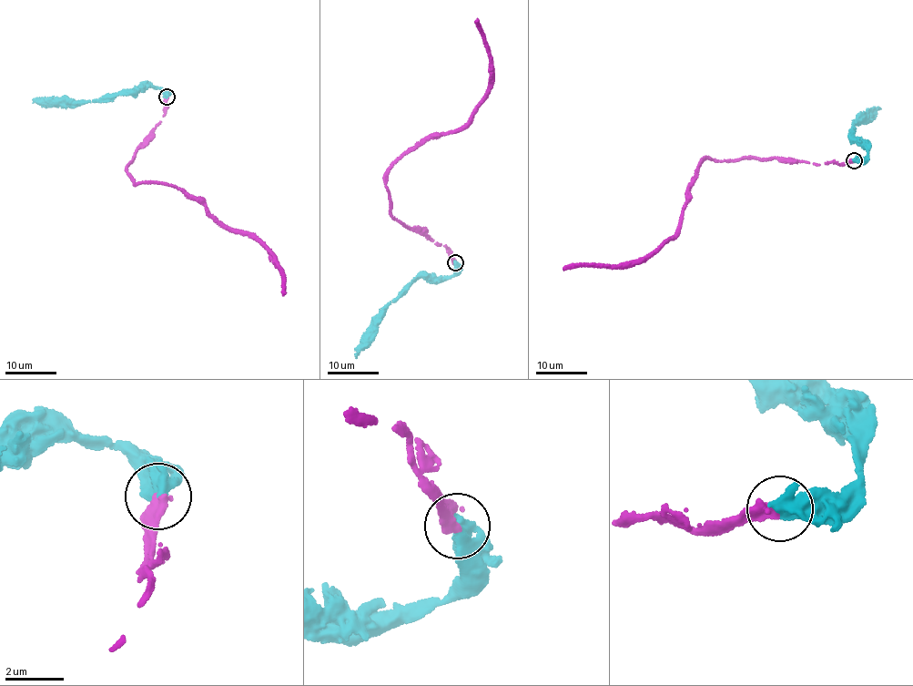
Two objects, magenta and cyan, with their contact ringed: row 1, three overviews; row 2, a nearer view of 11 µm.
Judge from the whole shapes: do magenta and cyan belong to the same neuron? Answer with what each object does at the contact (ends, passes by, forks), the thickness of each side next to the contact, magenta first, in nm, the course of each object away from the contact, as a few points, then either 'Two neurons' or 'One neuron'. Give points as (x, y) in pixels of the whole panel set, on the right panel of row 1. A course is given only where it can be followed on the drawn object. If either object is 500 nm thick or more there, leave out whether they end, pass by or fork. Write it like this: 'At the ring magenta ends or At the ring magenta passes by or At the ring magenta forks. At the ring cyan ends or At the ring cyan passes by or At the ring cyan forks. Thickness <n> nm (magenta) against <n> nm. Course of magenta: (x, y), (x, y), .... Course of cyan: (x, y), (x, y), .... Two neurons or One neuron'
At the ring magenta ends. At the ring cyan passes by. Thickness 460 nm (magenta) against 460 nm. Course of magenta: (854, 160), (817, 165), (750, 156), (703, 160), (677, 229), (654, 251), (604, 267), (563, 270). Course of cyan: (854, 160), (866, 158), (867, 152), (851, 132), (852, 125), (867, 111), (872, 113), (880, 108). One neuron

